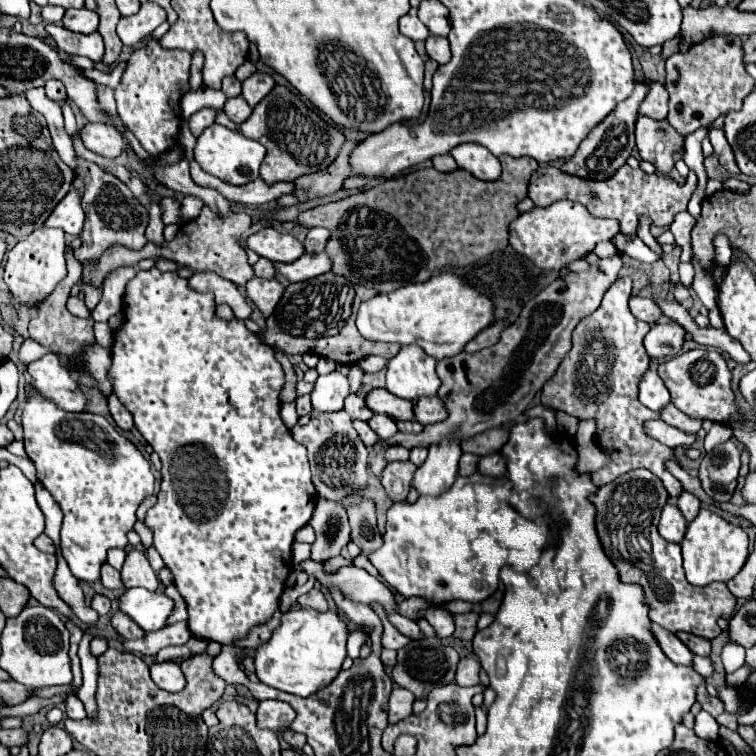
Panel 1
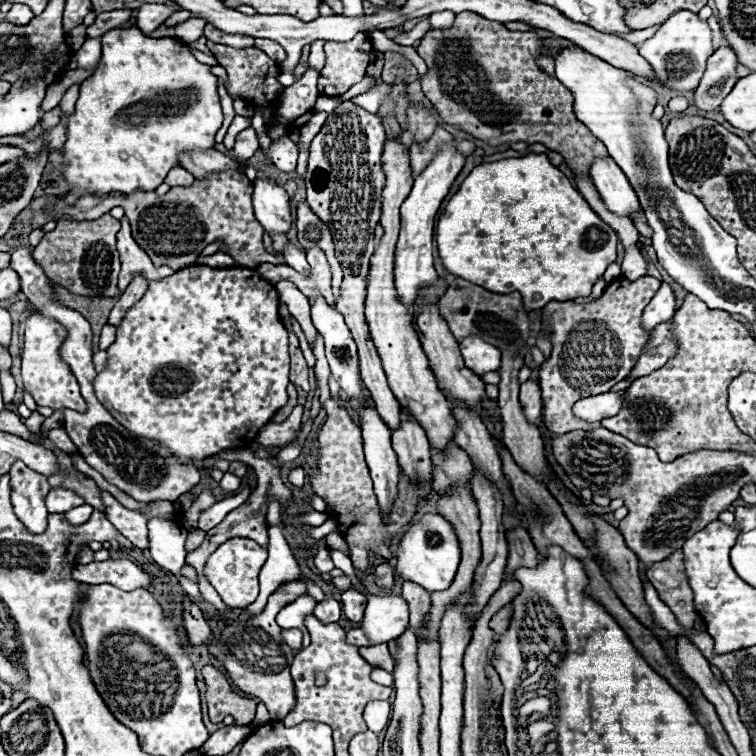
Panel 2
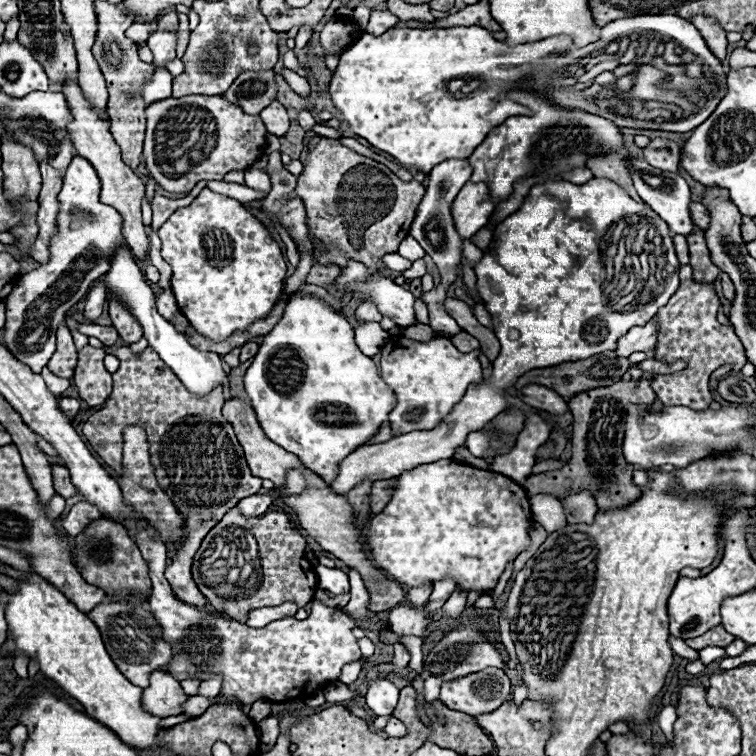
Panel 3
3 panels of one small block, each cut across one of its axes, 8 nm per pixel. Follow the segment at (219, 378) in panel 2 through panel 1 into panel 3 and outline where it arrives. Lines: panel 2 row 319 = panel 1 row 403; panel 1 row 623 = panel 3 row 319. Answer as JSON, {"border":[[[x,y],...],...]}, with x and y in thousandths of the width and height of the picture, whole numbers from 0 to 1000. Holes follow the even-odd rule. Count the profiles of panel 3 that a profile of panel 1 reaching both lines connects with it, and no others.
{"border":[[[270,249],[262,262],[251,270],[251,272],[243,272],[243,275],[235,275],[209,304],[209,312],[214,317],[214,341],[228,352],[228,386],[233,392],[233,399],[238,405],[238,413],[249,421],[249,426],[259,434],[262,442],[267,442],[270,447],[275,450],[283,450],[283,452],[291,452],[291,450],[299,450],[302,444],[307,444],[310,439],[315,437],[328,437],[336,426],[341,423],[349,423],[360,407],[365,405],[365,399],[370,397],[370,392],[376,389],[376,370],[378,370],[378,347],[376,347],[376,339],[373,339],[373,331],[368,325],[368,320],[357,312],[357,307],[352,304],[352,299],[336,288],[315,265],[310,262],[302,262],[302,259],[294,259],[294,257],[286,257],[275,249]]]}

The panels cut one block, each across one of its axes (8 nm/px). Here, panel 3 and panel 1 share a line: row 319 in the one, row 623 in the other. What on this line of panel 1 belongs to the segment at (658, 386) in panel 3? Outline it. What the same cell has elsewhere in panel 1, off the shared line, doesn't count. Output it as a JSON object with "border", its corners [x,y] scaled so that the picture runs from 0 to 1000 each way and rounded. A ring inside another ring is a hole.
{"border":[[[844,619],[796,643],[783,661],[791,672],[788,701],[796,725],[817,751],[825,770],[849,772],[854,796],[860,799],[860,820],[892,839],[905,833],[937,847],[947,844],[955,836],[947,820],[952,815],[966,817],[974,791],[960,772],[937,772],[923,778],[907,767],[899,720],[881,717],[868,698],[873,677],[884,664],[884,651],[876,635],[860,622]]]}

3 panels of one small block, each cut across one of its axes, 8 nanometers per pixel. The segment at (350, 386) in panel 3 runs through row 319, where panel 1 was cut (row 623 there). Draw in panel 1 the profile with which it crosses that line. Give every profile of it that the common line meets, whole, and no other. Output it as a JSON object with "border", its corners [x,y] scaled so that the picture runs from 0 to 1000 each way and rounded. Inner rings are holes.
{"border":[[[378,810],[373,815],[373,825],[362,833],[357,847],[339,860],[339,894],[352,907],[405,923],[442,899],[444,889],[452,881],[452,873],[458,870],[458,844],[460,828],[444,810]]]}

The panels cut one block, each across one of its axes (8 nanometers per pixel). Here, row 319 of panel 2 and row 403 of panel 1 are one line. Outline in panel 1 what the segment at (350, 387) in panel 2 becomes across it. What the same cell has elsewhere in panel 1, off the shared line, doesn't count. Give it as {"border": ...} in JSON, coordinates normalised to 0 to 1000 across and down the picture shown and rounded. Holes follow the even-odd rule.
{"border":[[[437,492],[431,497],[421,497],[415,513],[410,519],[413,537],[421,545],[442,545],[452,542],[455,526],[460,524],[460,503],[450,492]]]}

